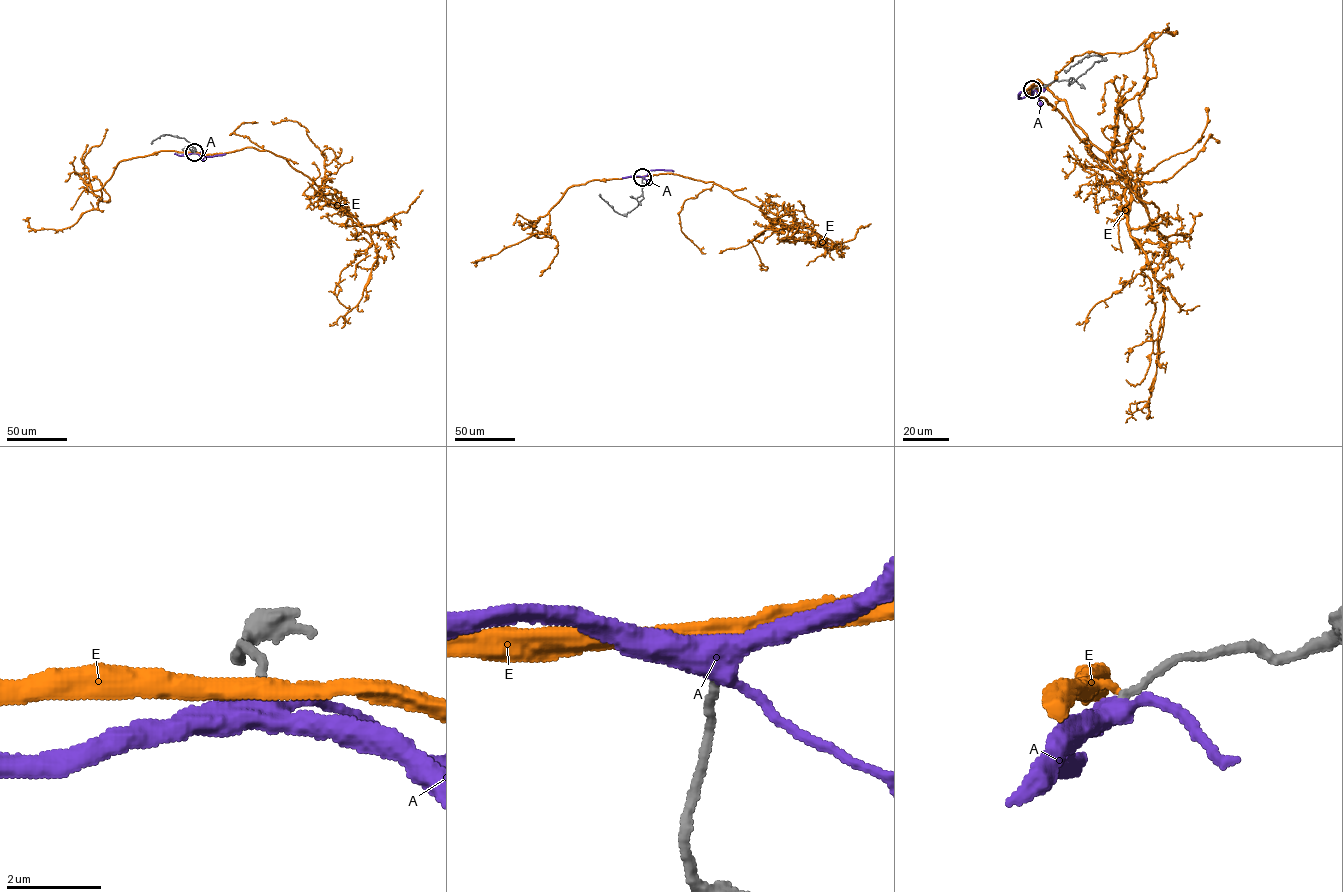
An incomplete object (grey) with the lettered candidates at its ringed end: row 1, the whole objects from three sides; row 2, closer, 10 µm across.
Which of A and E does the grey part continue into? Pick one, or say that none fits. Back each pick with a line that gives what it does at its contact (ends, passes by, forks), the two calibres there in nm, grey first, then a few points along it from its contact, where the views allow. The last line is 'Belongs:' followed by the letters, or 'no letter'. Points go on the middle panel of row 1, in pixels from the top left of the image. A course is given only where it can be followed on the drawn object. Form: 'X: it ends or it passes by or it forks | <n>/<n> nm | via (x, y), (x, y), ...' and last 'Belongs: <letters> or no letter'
Belongs: no letter

